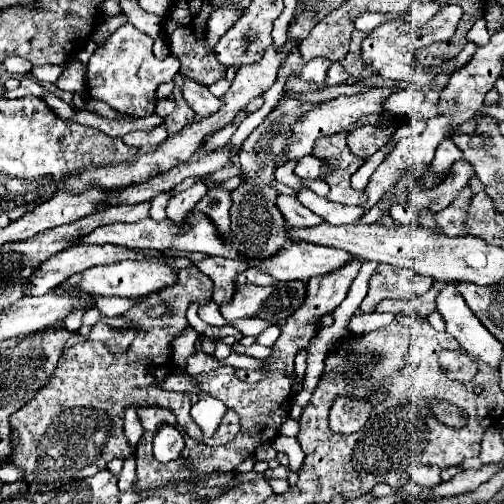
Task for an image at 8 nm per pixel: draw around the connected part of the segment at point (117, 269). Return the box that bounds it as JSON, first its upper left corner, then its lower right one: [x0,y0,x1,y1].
[58,259,176,297]

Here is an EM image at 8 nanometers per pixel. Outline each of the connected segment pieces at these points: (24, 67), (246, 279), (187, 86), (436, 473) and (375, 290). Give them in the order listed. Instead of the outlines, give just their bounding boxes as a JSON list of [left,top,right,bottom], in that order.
[[4,55,32,79],[234,267,278,285],[182,79,222,117],[408,465,442,487],[356,265,432,315]]

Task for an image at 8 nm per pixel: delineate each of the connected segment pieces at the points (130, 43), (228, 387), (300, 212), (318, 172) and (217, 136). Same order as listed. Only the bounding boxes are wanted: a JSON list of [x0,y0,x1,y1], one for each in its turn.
[[88,25,180,117],[182,259,362,475],[276,195,324,227],[300,155,332,179],[203,124,238,151]]

